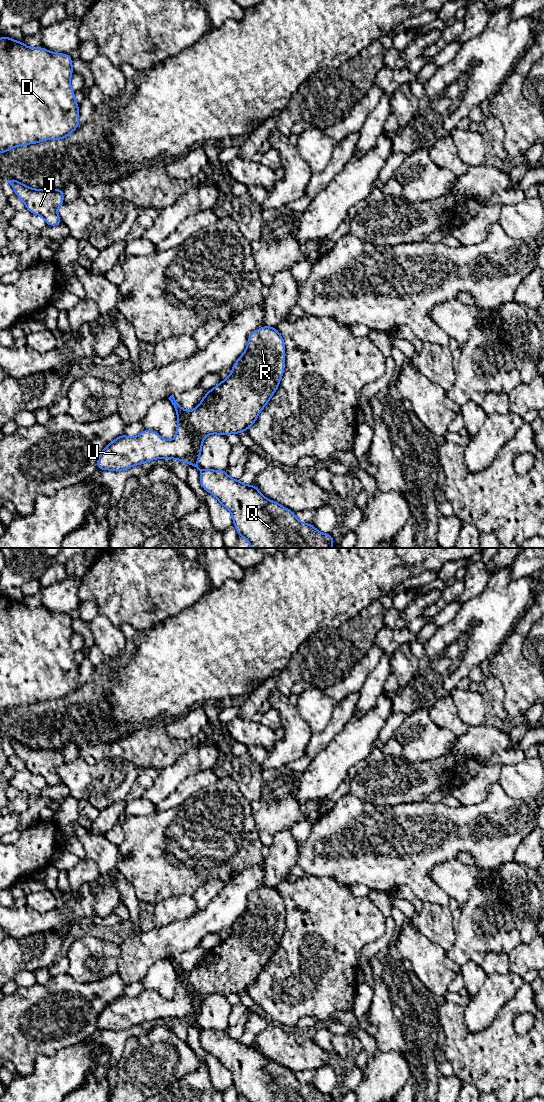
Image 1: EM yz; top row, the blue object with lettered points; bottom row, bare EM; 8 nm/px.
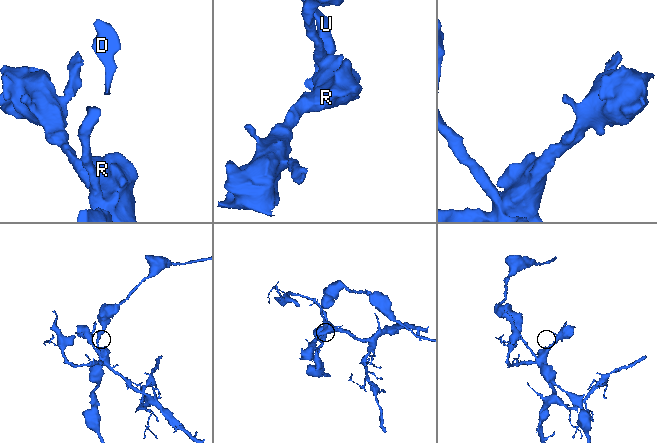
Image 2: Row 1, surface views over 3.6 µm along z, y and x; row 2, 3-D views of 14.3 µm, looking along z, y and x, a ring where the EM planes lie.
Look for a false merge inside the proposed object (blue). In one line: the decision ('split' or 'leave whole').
leave whole

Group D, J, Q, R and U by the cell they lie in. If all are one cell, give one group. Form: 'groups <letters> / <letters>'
groups D J Q R U

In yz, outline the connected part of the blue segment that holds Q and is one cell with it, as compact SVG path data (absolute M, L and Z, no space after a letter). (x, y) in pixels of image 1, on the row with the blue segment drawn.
M262 326L249 334L248 345L245 352L237 359L232 366L231 374L213 389L207 391L199 405L192 411L184 410L175 400L174 395L168 399L171 401L177 419L176 437L172 440L162 438L157 432L143 430L136 437L128 437L124 434L109 443L101 452L97 460L99 470L125 471L134 465L142 465L145 462L161 458L185 461L200 471L200 484L204 490L212 494L222 506L228 509L233 518L233 524L237 530L238 537L245 538L251 548L332 548L333 535L319 532L313 525L300 522L295 512L285 508L281 504L265 498L259 489L252 485L245 485L240 480L230 478L226 470L200 469L198 460L202 451L202 442L208 434L239 434L247 432L248 427L253 425L259 413L267 405L270 398L277 391L280 380L284 373L285 344L281 334L276 327Z

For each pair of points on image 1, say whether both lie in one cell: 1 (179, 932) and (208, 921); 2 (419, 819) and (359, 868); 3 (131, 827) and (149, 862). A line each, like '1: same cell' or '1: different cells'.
1: same cell
2: same cell
3: same cell

